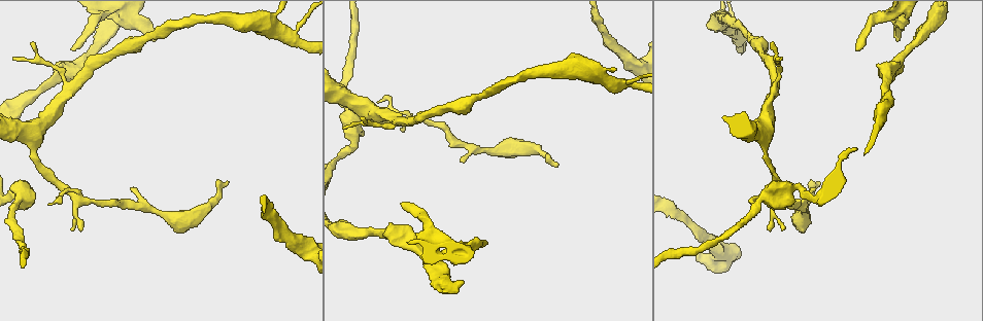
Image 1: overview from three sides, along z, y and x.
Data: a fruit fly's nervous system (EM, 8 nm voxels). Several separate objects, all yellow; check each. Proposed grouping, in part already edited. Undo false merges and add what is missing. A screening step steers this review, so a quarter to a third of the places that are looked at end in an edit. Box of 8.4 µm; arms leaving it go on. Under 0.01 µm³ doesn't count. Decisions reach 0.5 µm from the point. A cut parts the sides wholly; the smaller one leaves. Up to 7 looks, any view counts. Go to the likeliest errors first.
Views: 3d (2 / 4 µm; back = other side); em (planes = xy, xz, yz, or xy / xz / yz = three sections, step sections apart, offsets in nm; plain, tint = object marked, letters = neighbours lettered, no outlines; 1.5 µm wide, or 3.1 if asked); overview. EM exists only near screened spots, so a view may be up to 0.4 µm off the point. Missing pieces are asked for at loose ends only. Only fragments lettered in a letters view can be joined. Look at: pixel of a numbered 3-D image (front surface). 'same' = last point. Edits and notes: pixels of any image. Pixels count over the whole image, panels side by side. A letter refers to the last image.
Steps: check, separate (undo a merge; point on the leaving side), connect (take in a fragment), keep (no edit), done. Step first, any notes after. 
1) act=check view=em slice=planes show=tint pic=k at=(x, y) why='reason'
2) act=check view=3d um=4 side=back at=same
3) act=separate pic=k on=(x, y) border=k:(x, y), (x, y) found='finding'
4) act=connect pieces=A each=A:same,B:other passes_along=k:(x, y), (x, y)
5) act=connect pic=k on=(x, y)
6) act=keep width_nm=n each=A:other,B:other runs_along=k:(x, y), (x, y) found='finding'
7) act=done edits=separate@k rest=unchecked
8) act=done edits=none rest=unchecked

act=check view=3d um=4 pic=1 at=(898, 38) why='an open end'

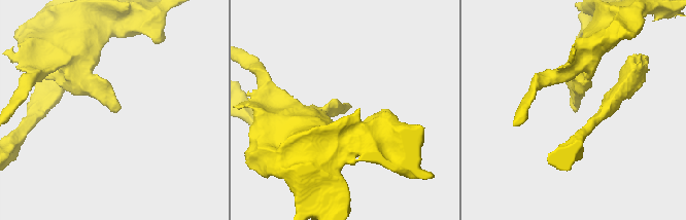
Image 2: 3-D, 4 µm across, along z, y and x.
act=check view=em slice=planes show=plain pic=2 at=(349, 107) why='need the tissue'

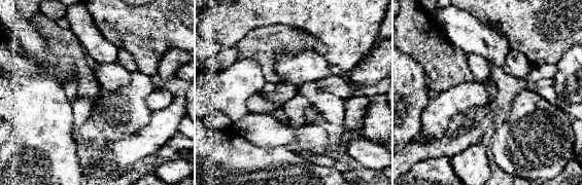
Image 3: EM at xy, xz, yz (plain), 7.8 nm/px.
act=check view=em slice=planes show=letters at=same why='see the neighbours'

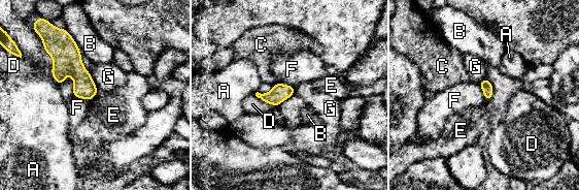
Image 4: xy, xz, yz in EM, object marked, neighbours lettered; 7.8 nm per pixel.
act=keep each=A:other,B:other,C:other,D:other,E:other,F:other,G:other border=4:(89, 72), (98, 89) found='no lettered fragment goes on from it'

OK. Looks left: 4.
act=check view=3d um=2 pic=1 at=(403, 202) why='thin end'

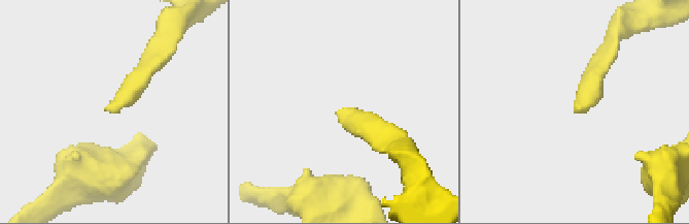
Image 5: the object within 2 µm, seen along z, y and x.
act=check view=em slice=xy step=8 show=letters pic=5 at=(341, 110)

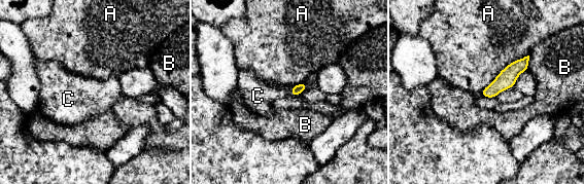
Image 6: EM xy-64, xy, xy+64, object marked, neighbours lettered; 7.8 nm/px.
act=keep each=A:other,B:other,C:other border=6:(306, 83), (298, 95), (289, 94) found='no lettered fragment goes on from it'

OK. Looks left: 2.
act=check view=em slice=xz step=4 show=letters pic=1 at=(598, 72) why='sudden change in width'

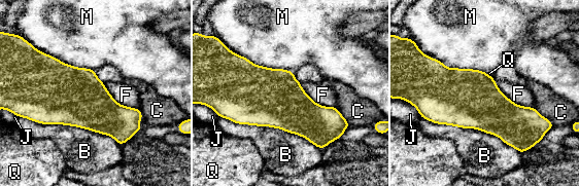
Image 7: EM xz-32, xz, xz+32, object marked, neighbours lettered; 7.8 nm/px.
act=check view=em slice=planes show=letters at=same why='another direction'

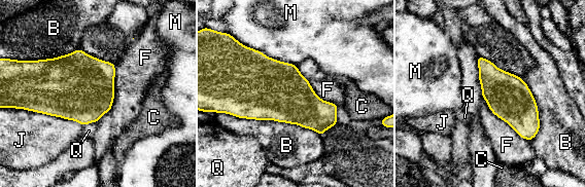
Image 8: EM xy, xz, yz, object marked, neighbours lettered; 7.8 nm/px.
act=keep each=B:other,C:other,F:other,J:other,M:other,Q:other border=8:(115, 64), (113, 103), (97, 121) found='continuous, no second neuron'

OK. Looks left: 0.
act=done edits=none rest=unchecked

